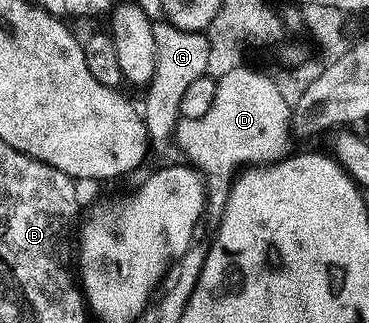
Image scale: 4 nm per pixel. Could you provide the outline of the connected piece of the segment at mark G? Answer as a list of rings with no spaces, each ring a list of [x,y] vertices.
[[[164,20],[155,23],[154,38],[159,62],[156,66],[156,76],[145,93],[146,106],[143,105],[142,115],[147,126],[149,141],[153,147],[156,147],[173,141],[176,127],[182,118],[183,95],[198,78],[207,75],[213,45],[205,33],[180,31]]]

